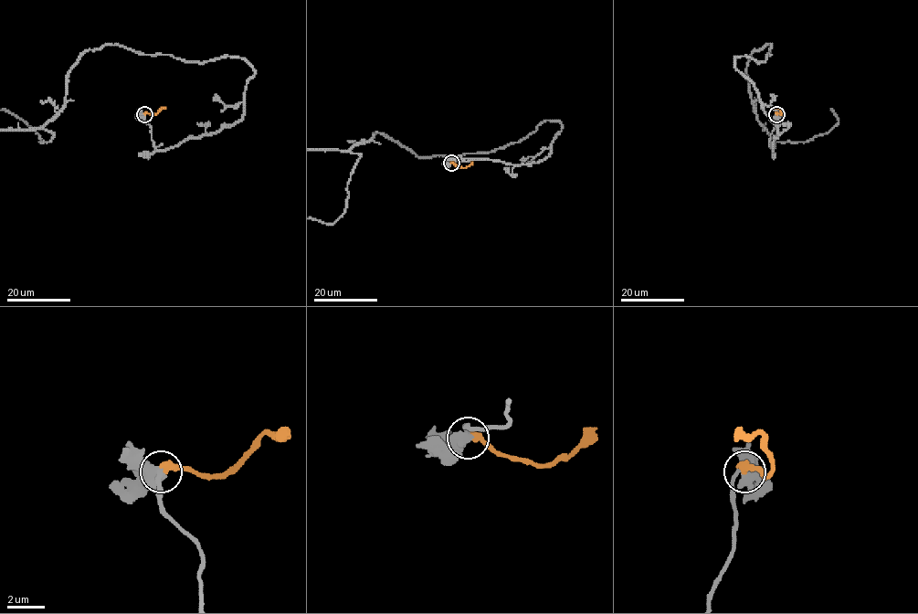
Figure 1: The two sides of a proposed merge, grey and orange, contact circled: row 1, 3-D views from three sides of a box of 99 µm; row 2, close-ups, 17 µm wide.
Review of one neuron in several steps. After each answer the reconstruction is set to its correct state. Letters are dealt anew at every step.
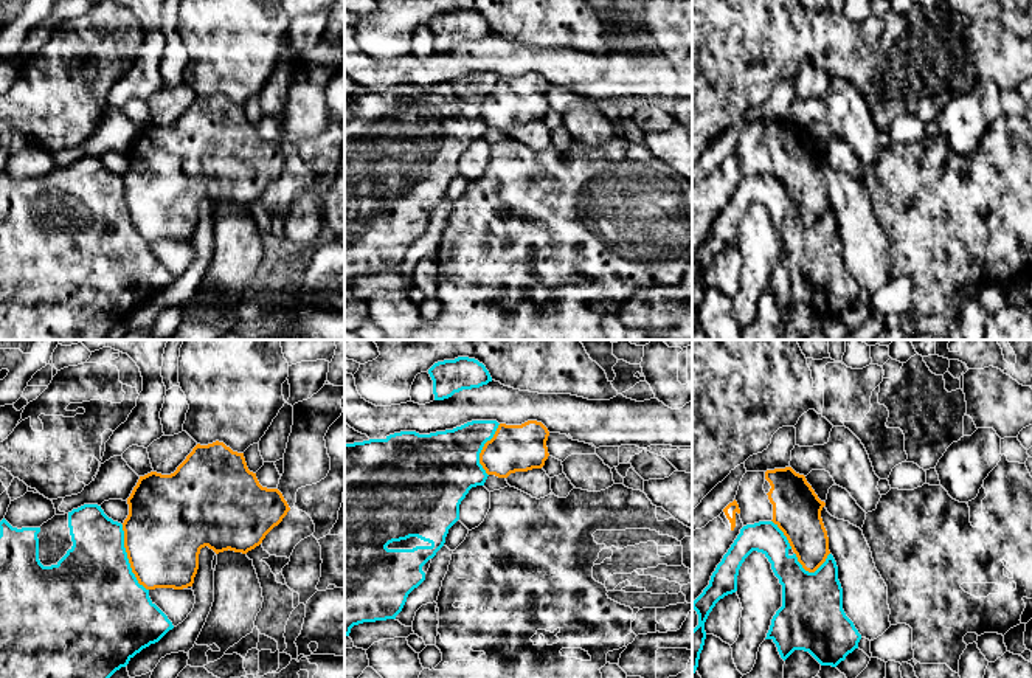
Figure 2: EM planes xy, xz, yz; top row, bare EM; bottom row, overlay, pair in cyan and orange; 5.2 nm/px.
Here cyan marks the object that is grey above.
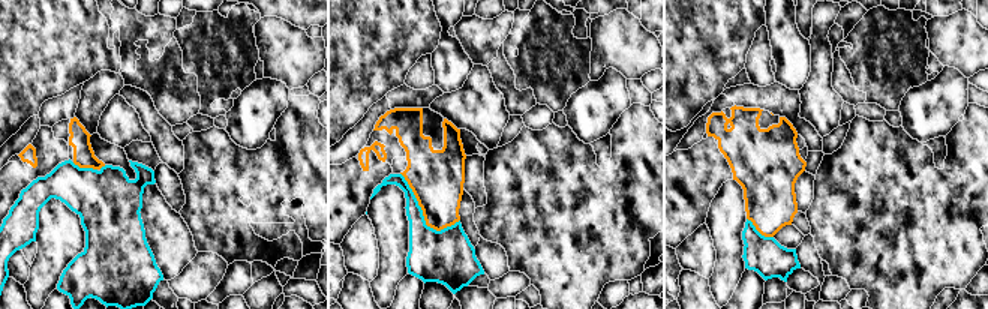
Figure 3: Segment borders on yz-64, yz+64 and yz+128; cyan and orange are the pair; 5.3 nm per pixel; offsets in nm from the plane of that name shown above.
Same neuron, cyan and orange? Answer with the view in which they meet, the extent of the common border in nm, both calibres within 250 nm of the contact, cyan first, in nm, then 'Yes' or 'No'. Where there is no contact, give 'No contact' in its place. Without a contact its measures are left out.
Touches cyan in xy. Shared border 380 nm. Thickness 460 nm (cyan) against 420 nm. No

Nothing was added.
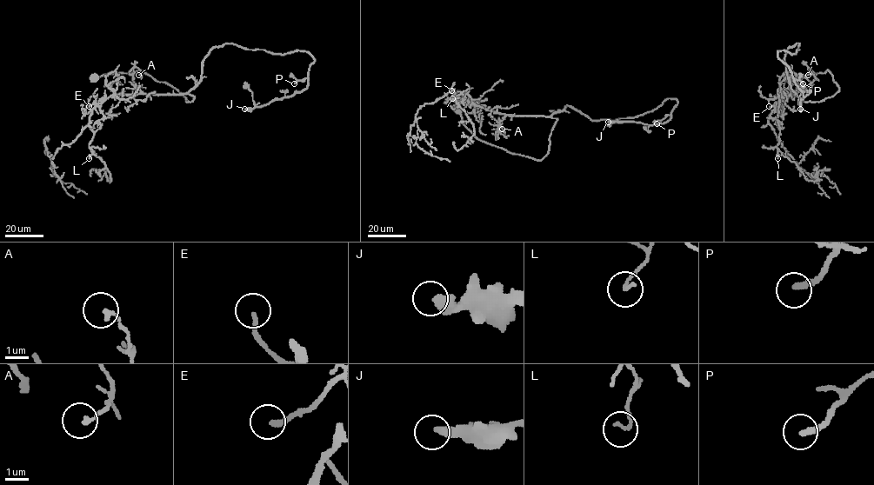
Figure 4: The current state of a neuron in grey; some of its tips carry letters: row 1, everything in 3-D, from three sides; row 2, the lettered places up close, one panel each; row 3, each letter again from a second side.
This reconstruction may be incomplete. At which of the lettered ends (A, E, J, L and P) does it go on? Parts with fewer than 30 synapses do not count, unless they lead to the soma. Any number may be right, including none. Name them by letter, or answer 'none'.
J, P

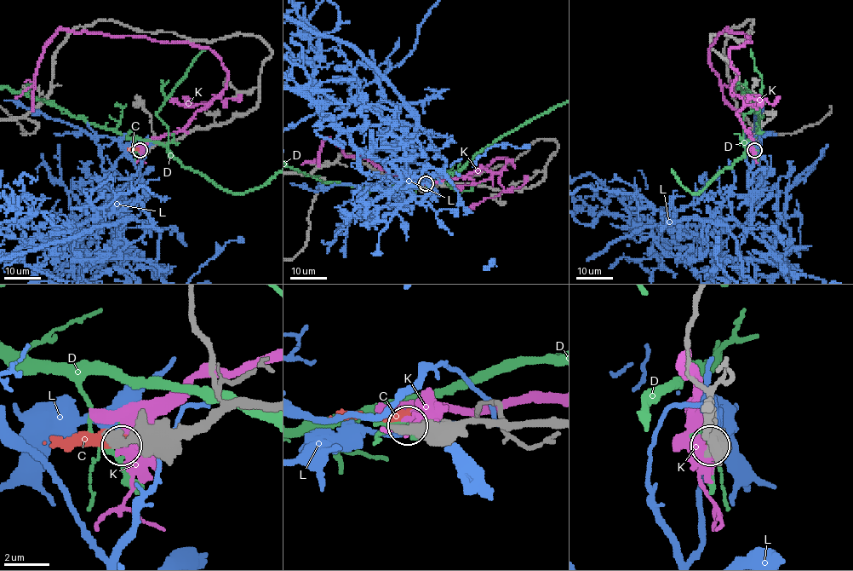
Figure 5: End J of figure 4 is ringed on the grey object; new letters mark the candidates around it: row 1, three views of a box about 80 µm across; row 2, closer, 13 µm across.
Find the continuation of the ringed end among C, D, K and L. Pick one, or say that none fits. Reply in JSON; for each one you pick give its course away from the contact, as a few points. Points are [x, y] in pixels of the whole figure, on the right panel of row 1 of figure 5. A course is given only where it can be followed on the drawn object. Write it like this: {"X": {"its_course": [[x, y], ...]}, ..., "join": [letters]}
{"join": ["C"]}

